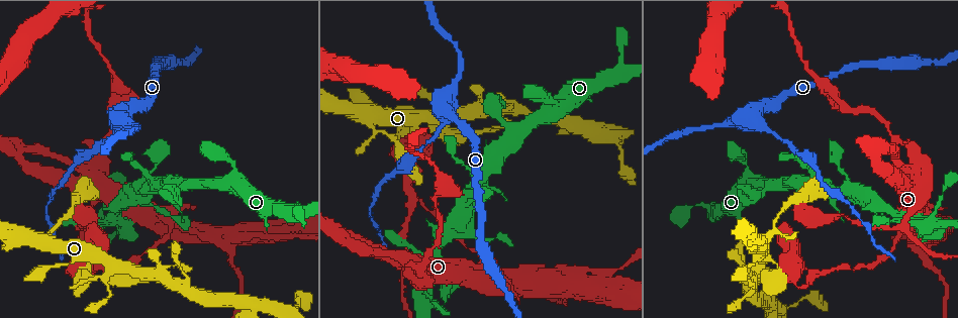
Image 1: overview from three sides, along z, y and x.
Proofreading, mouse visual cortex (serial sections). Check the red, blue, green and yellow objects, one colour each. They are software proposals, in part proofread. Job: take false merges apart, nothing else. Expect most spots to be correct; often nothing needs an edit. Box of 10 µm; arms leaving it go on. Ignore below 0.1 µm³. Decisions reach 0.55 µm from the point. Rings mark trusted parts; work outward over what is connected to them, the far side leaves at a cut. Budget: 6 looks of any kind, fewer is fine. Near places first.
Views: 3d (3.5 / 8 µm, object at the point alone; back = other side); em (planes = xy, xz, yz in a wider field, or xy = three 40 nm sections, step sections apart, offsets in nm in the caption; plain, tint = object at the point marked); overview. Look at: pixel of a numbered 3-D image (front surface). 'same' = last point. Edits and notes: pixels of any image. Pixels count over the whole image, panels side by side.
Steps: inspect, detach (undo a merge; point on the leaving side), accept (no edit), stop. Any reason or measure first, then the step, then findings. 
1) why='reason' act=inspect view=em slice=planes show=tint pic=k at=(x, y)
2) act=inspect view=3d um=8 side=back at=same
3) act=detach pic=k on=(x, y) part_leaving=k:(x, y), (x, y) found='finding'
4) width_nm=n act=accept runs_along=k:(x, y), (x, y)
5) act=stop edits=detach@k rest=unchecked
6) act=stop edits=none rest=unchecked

why='calibre changes' act=inspect view=3d um=3.5 pic=1 at=(120, 127)

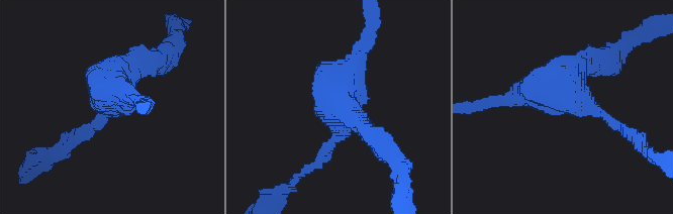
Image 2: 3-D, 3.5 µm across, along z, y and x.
act=inspect view=em slice=xy step=2 show=tint pic=2 at=(578, 99)

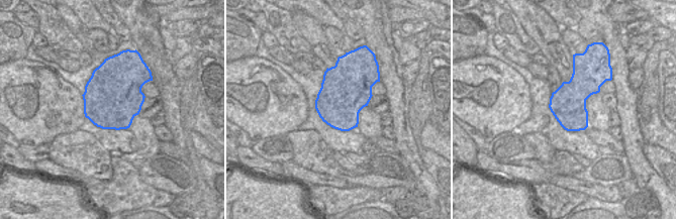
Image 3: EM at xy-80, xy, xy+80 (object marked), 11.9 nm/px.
act=accept runs_along=2:(162, 57), (115, 81), (96, 124) found='one cell here'

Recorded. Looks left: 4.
why='arms part here' act=inspect view=3d um=3.5 pic=1 at=(422, 273)

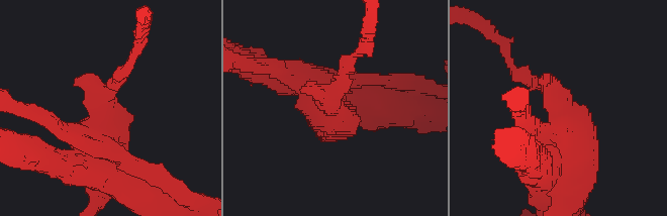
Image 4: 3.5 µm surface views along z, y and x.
act=inspect view=em slice=xy step=5 show=tint pic=4 at=(565, 114)

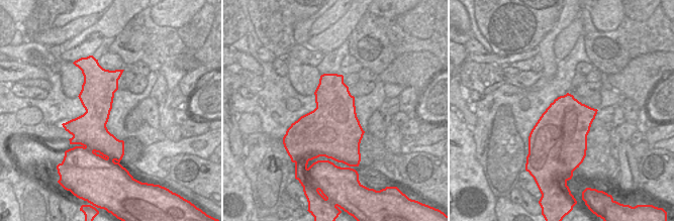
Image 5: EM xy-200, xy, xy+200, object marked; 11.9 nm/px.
width_nm=650 act=accept runs_along=4:(554, 179), (582, 145), (536, 83) found='one cell here'

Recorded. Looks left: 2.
why='three-way junction' act=inspect view=3d um=3.5 pic=1 at=(904, 221)

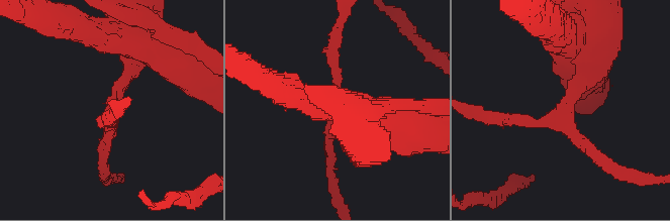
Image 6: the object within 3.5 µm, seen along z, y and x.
arms=3 arm_widths_nm=200,200,250 why='now the EM' act=inspect view=em slice=xy step=5 show=tint pic=6 at=(566, 106)

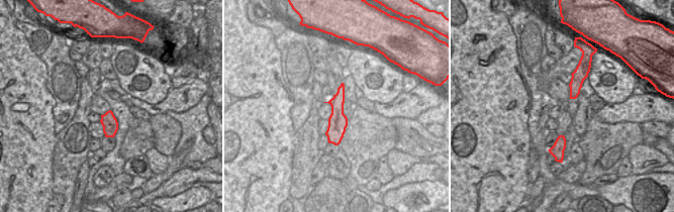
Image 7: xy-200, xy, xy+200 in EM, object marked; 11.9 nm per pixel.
act=accept runs_along=7:(342, 88), (338, 100), (334, 141) found='continuous, no second cell'

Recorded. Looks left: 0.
act=stop edits=none rest=unchecked

